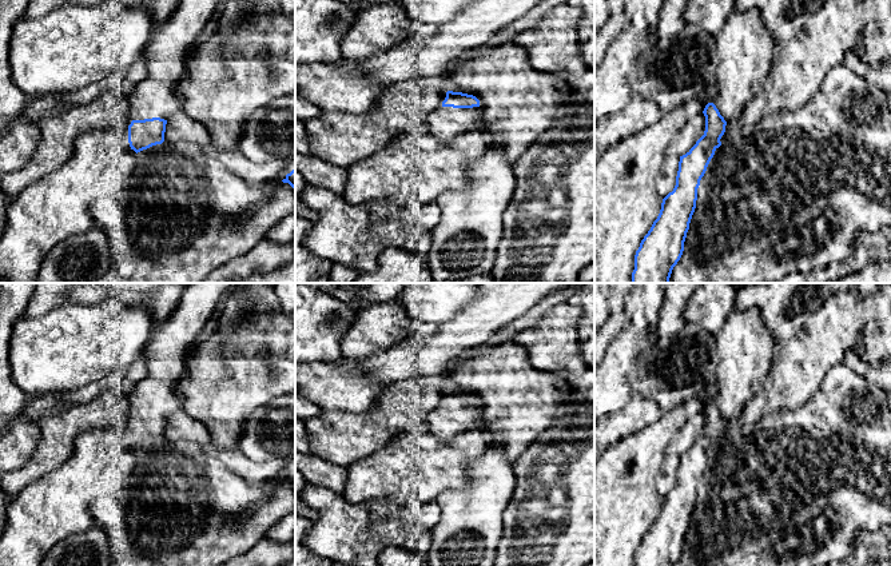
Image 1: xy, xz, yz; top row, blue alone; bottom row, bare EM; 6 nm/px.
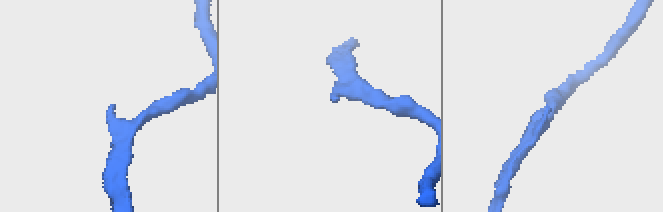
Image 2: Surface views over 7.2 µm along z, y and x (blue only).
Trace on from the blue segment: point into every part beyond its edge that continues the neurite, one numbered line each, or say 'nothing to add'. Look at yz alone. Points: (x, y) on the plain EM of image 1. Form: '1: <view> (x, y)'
1: yz (744, 346)

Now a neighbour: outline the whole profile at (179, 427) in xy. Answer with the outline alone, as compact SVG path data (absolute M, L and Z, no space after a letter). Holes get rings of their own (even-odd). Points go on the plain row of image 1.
M180 408L176 415L167 419L164 441L170 443L187 441L202 447L212 443L207 426L190 416L183 408Z

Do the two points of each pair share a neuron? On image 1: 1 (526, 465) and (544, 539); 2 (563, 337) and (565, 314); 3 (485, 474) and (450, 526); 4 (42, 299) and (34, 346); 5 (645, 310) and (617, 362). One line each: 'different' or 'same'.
1: same
2: same
3: same
4: different
5: same

